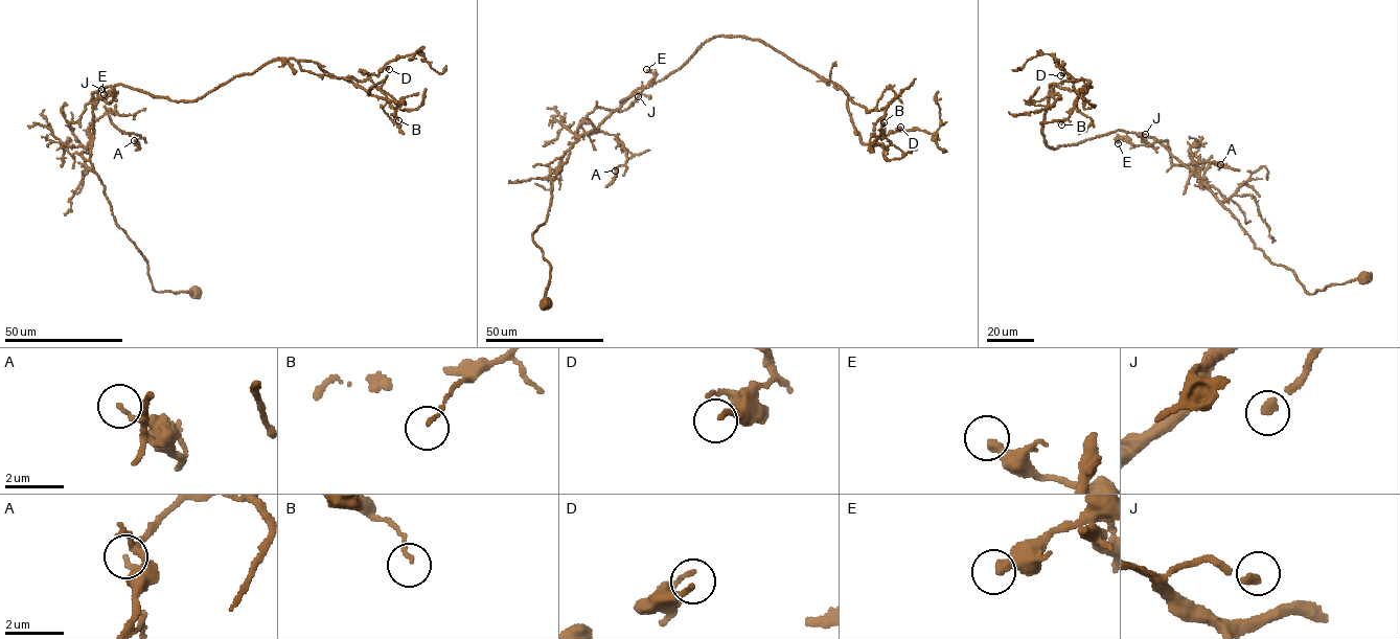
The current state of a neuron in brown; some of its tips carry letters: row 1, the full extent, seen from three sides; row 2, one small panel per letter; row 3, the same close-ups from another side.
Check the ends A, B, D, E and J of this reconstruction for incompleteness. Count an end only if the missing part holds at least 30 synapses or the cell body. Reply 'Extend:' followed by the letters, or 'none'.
Extend: J

